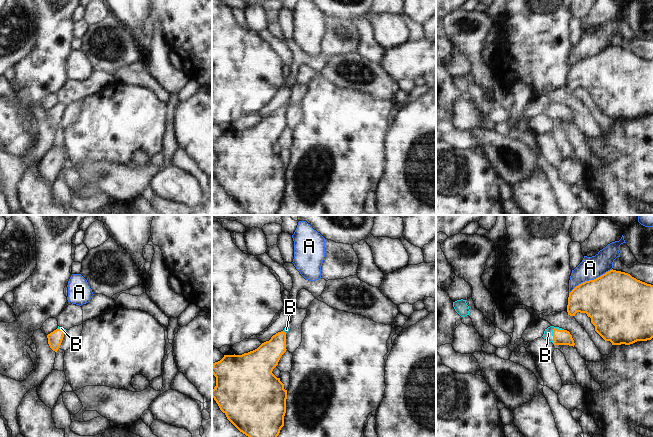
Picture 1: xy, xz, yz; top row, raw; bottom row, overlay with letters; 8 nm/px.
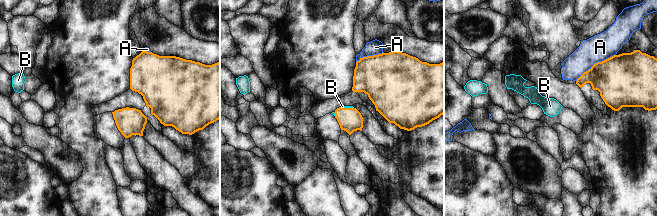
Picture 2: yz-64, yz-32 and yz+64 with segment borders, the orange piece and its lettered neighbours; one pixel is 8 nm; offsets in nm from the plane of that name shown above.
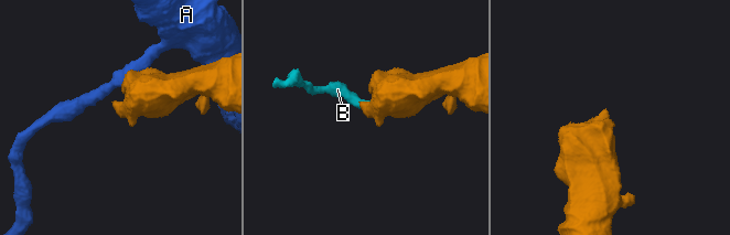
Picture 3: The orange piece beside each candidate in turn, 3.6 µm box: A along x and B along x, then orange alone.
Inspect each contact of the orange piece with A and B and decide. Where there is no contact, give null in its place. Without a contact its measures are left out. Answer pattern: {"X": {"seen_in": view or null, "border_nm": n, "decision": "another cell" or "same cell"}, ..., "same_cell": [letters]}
{"A": {"seen_in": "yz", "border_nm": 400, "decision": "another cell"}, "B": {"seen_in": "yz", "border_nm": 140, "decision": "same cell"}, "same_cell": ["B"]}

